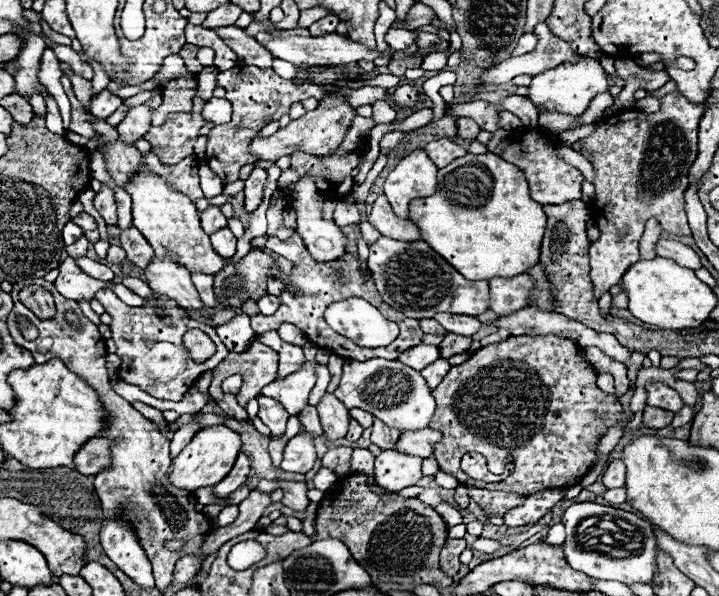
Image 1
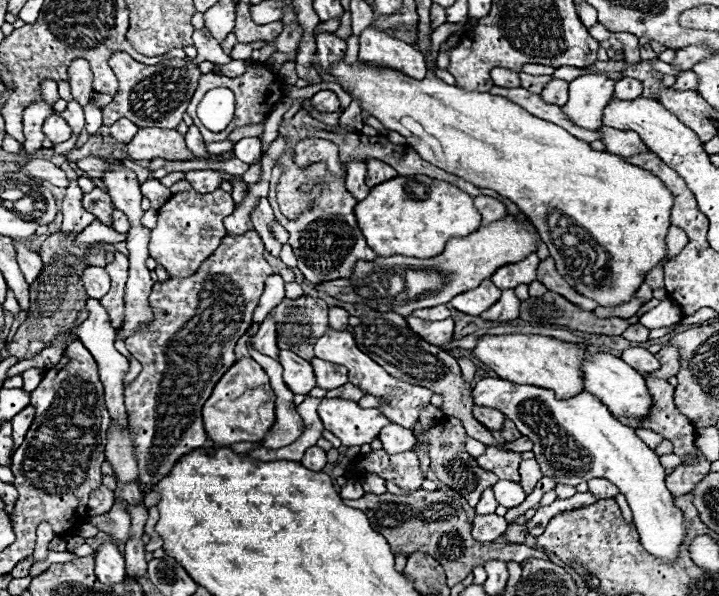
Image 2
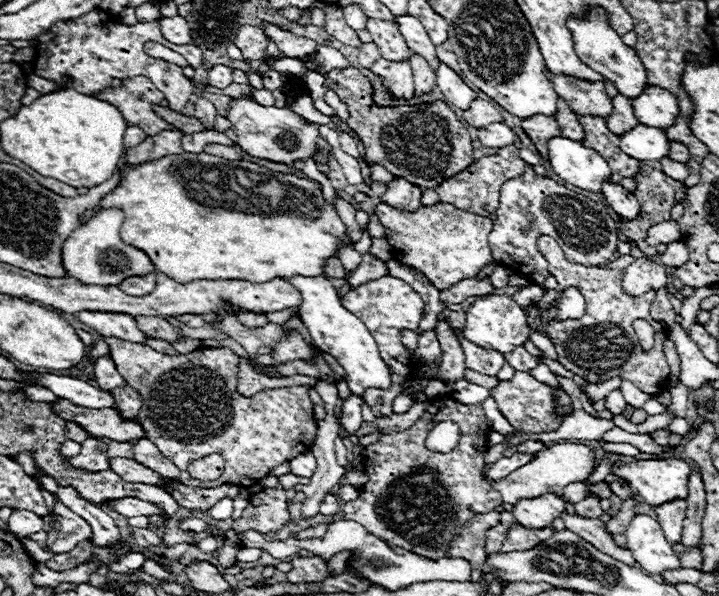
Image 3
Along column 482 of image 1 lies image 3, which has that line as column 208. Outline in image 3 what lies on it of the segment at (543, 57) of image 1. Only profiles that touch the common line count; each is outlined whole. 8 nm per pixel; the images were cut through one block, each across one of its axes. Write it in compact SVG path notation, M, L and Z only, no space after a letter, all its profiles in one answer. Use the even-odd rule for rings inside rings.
M218 64L208 70L208 84L214 88L226 88L232 84L232 68Z

